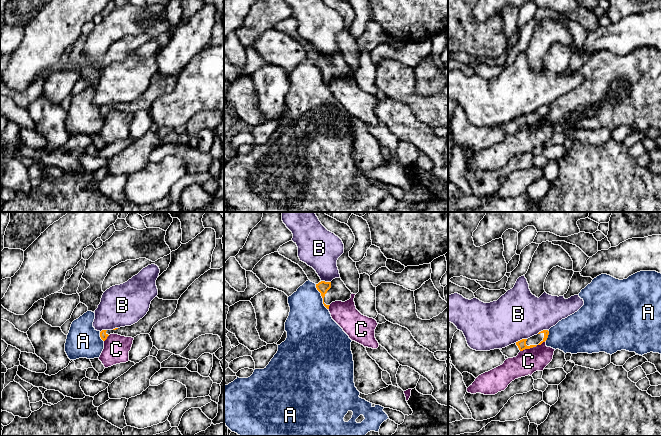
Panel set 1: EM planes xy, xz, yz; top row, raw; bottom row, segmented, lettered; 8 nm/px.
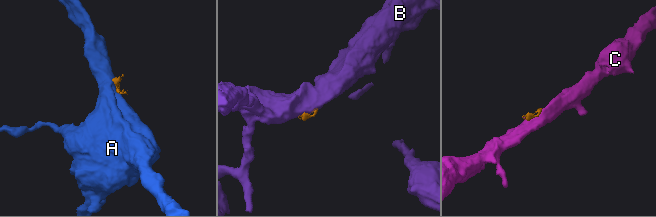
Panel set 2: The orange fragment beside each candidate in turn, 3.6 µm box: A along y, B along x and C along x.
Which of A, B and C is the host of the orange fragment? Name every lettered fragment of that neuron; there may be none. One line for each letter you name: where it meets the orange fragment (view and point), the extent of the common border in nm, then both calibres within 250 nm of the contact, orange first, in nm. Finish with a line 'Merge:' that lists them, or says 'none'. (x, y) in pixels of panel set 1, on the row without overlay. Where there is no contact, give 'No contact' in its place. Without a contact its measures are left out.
Merge: none

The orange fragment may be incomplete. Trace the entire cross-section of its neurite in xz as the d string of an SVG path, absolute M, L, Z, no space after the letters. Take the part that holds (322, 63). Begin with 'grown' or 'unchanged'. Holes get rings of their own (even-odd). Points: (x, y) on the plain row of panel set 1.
grown; M292 16L280 22L278 28L280 31L298 40L305 48L308 55L316 60L316 64L323 74L323 80L327 85L329 85L332 78L345 78L351 74L352 69L341 54L335 54L331 58L322 57L312 43L302 38L298 33L298 23Z

